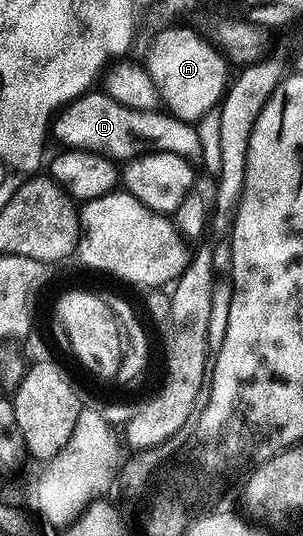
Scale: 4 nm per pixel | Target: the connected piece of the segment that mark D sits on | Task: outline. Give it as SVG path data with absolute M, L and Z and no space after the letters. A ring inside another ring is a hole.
M88 92L68 102L56 113L49 134L56 138L60 147L68 150L88 150L104 154L112 160L130 160L140 154L169 152L188 160L195 160L202 152L196 127L183 122L170 112L162 109L137 111L118 103L106 92Z

